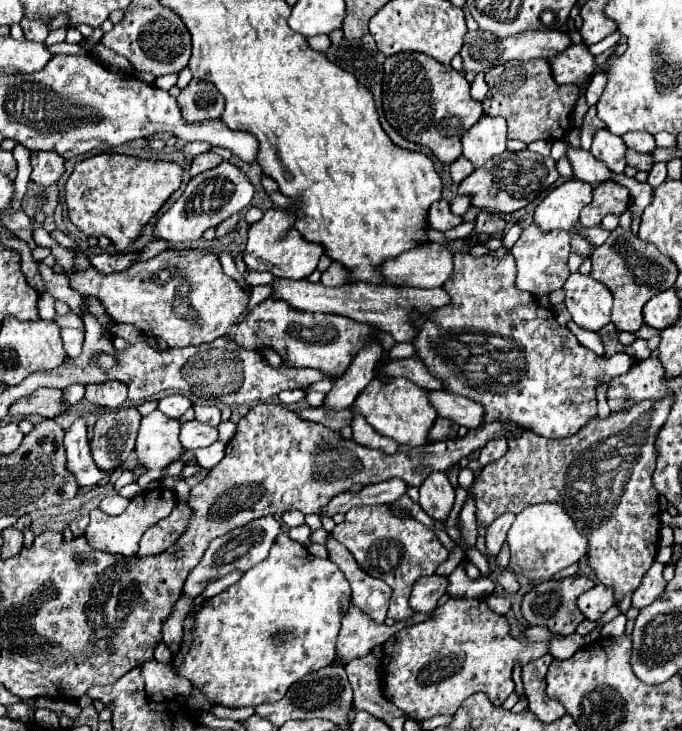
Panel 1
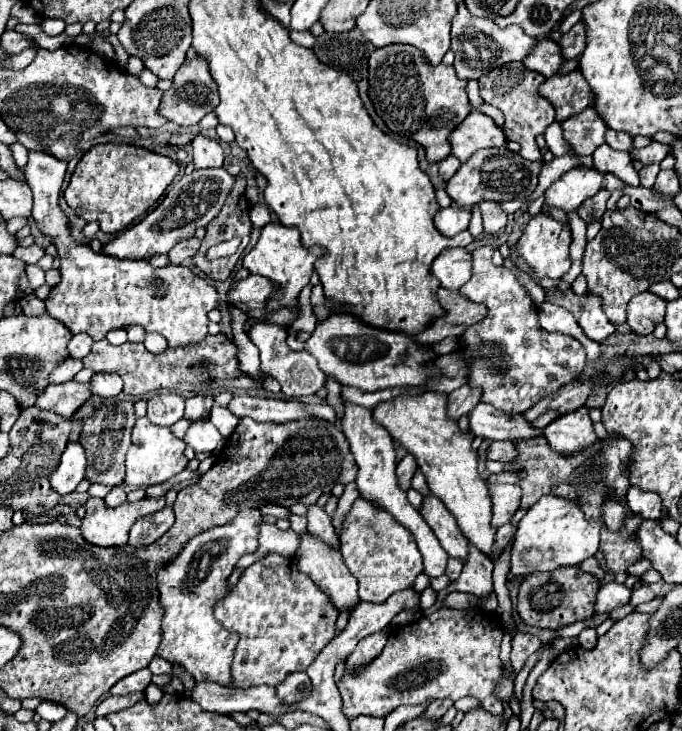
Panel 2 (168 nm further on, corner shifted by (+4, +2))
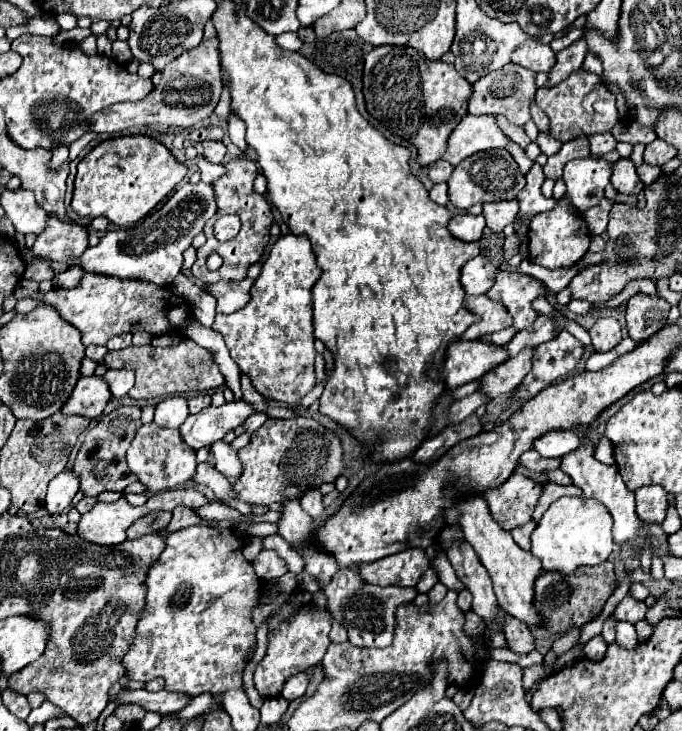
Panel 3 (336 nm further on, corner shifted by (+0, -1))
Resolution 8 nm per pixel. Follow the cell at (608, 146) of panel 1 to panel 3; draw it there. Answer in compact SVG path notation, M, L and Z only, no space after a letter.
M620 158L612 164L610 184L622 194L640 194L640 190L644 188L642 180L636 174L636 166L630 158Z

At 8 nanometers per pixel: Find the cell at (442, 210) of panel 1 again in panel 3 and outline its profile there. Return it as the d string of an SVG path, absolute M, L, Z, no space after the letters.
M456 214L450 218L448 222L448 230L454 238L462 240L462 242L474 242L480 240L482 230L484 230L486 222L482 216L472 216L472 214Z

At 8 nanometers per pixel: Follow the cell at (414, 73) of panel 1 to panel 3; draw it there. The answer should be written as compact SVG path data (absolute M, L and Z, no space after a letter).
M380 46L374 48L366 56L364 68L364 98L368 112L380 120L392 134L408 140L418 148L418 162L422 166L434 164L446 152L446 142L450 132L460 124L460 120L468 112L468 98L472 96L472 84L466 82L460 74L456 74L452 64L444 62L430 62L414 48L400 48L400 46Z

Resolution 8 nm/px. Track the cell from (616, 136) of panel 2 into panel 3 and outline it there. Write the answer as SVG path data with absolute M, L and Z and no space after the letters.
M606 132L606 134L594 134L594 136L588 136L590 140L590 150L592 150L592 156L600 156L600 154L606 154L606 152L612 152L616 150L616 144L618 140Z

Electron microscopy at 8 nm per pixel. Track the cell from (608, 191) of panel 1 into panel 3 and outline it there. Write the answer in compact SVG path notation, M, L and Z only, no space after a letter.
M602 198L600 204L592 206L590 210L586 210L582 216L588 224L588 230L590 234L602 234L606 230L606 224L608 224L608 212L612 210L612 206L616 206L614 200L610 198Z

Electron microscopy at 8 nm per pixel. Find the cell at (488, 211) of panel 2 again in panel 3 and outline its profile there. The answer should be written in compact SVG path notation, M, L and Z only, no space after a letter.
M510 200L510 202L486 202L482 214L486 218L486 226L492 232L502 232L504 226L510 224L518 216L518 200Z

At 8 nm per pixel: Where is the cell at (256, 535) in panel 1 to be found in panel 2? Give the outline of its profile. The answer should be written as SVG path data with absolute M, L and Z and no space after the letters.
M258 509L254 511L242 511L242 515L236 515L230 523L210 527L202 535L196 535L178 551L178 555L172 555L164 565L162 571L158 571L158 593L160 593L160 605L164 609L162 617L162 643L156 651L158 657L170 661L172 665L178 665L182 671L186 671L196 681L214 681L218 685L230 687L230 663L234 659L234 647L238 645L238 633L226 631L216 619L214 619L214 605L228 595L228 577L232 569L236 567L238 559L246 553L252 553L258 545L258 525L262 523L262 515Z

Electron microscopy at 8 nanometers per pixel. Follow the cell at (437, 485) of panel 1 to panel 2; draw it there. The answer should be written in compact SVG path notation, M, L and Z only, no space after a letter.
M428 495L422 503L420 513L426 519L426 523L432 527L432 531L436 533L436 537L438 537L440 545L444 547L444 551L448 553L448 557L454 557L454 559L460 559L462 563L466 563L468 539L462 535L454 517L450 515L450 511L446 511L444 503L440 499L436 499L434 495Z

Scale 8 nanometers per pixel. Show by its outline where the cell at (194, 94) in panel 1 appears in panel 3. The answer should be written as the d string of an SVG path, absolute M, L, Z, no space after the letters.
M202 40L202 44L186 54L178 56L176 62L166 66L162 72L162 82L154 86L150 96L142 102L120 102L106 110L100 110L90 118L90 130L98 134L112 134L126 130L130 126L178 126L190 128L198 122L204 122L214 112L224 84L220 80L220 60L218 60L218 40Z

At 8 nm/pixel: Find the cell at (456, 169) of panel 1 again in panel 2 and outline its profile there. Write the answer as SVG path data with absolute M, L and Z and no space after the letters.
M448 155L446 159L440 161L440 165L438 165L438 173L440 173L440 177L442 177L444 181L448 181L448 179L456 173L458 167L460 167L460 161L458 161L454 155Z

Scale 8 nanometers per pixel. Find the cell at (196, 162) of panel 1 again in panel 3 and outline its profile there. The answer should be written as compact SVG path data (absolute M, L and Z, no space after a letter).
M202 142L204 148L204 158L212 164L222 164L224 154L226 154L226 146L222 142Z

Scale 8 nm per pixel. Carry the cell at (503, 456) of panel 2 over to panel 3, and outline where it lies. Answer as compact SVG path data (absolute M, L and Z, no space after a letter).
M528 450L520 456L520 464L526 466L532 472L542 472L542 470L552 470L558 468L560 458L542 458L536 450Z

